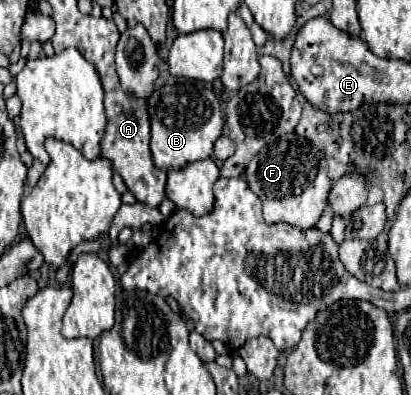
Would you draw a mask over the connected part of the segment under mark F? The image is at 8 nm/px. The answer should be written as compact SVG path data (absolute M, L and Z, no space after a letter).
M287 133L275 143L263 147L251 159L245 177L253 193L263 201L263 217L267 223L285 221L303 231L315 227L323 215L333 185L327 175L327 159L323 151L295 133Z

